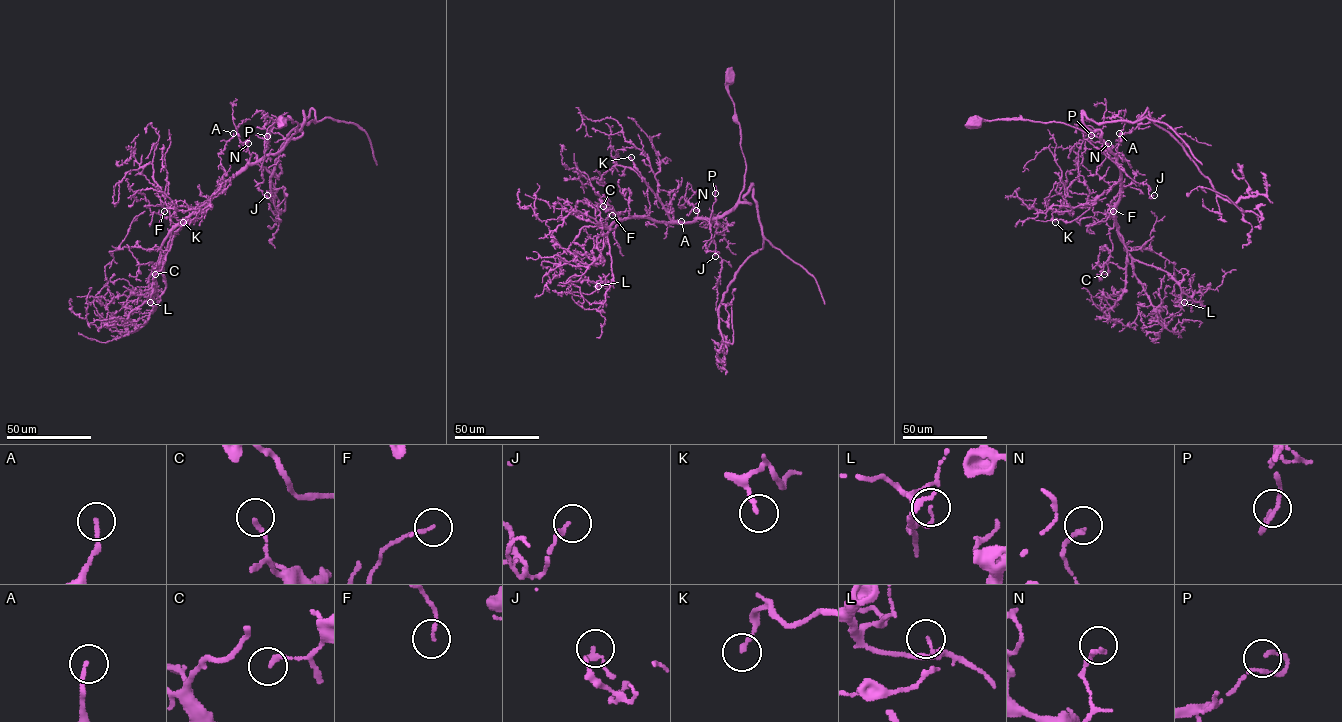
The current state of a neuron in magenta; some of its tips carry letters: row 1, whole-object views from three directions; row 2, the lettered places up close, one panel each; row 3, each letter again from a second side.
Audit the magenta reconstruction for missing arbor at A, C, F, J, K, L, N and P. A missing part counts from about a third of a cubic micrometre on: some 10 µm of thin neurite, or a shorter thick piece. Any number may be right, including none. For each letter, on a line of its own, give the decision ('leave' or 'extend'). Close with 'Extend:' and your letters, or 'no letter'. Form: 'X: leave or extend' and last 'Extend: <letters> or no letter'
A: leave
C: leave
F: leave
J: leave
K: leave
L: leave
N: leave
P: leave
Extend: no letter

